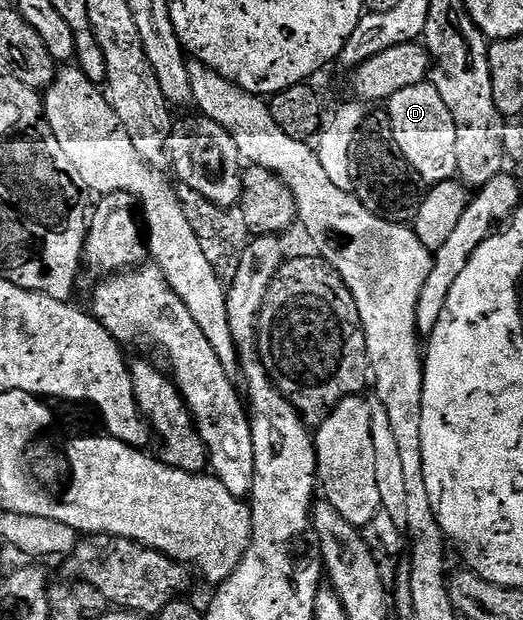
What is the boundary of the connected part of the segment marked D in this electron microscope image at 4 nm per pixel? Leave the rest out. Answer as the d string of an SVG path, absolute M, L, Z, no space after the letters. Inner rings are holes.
M431 81L413 84L413 88L401 88L401 92L387 99L385 109L391 138L405 160L409 160L420 183L449 182L458 175L457 128L453 128L453 116L449 116L449 108L445 108L441 92L437 92Z

